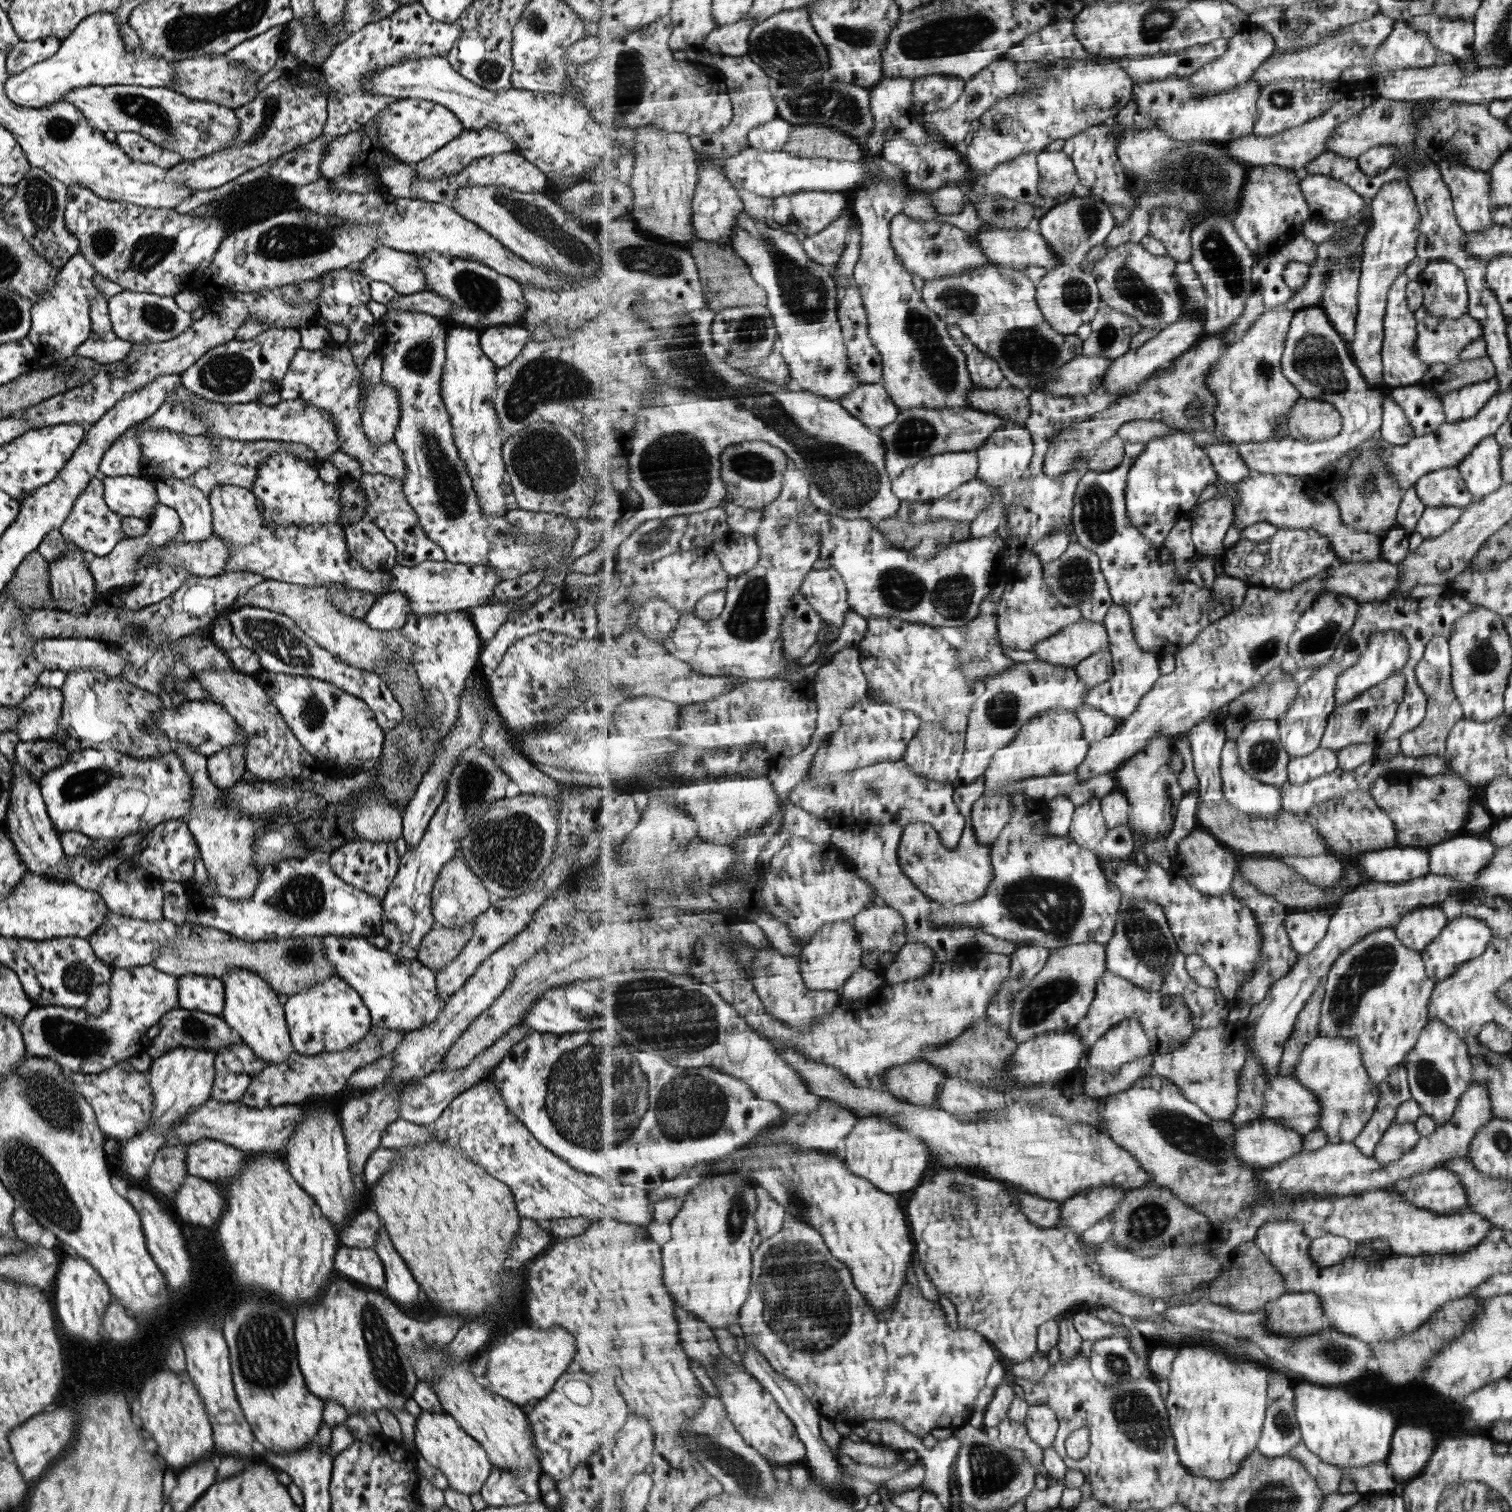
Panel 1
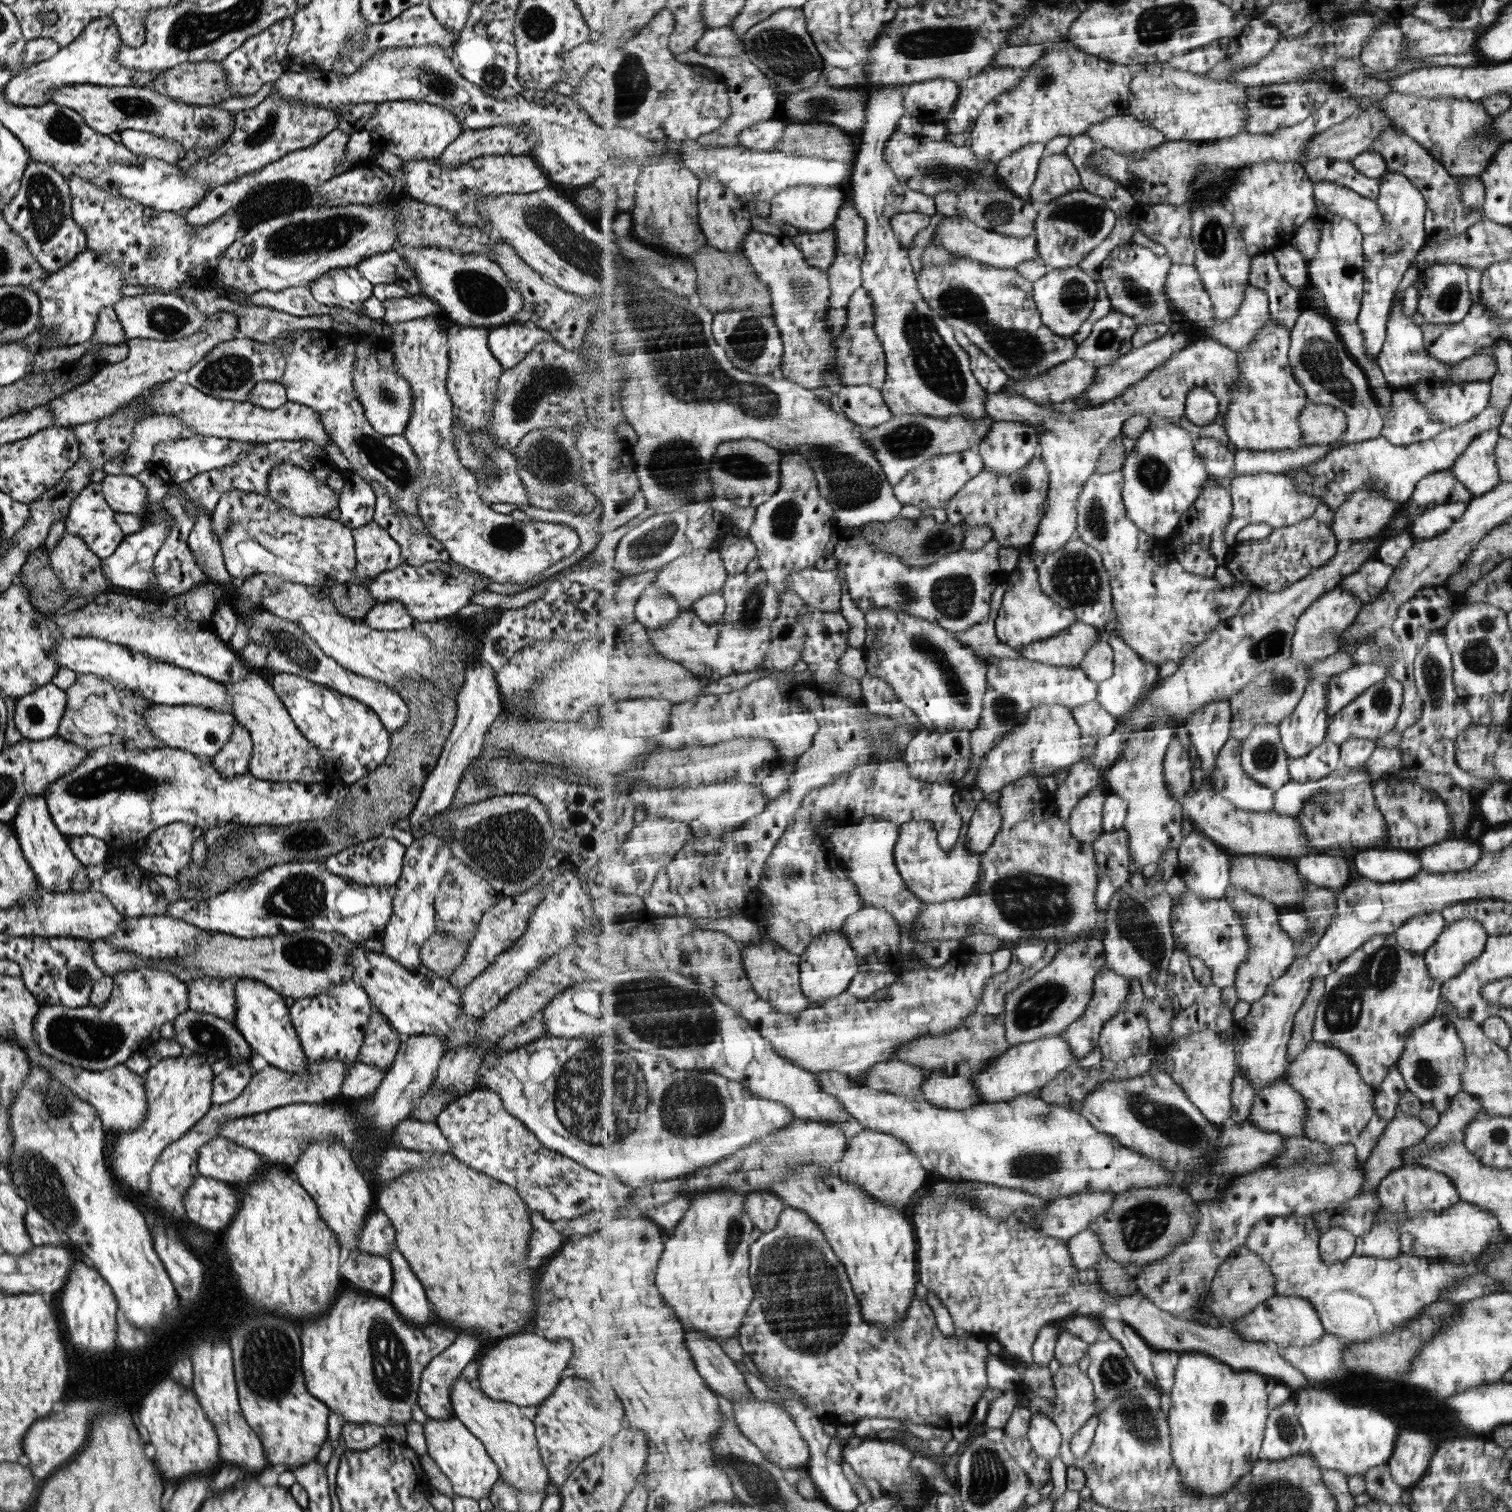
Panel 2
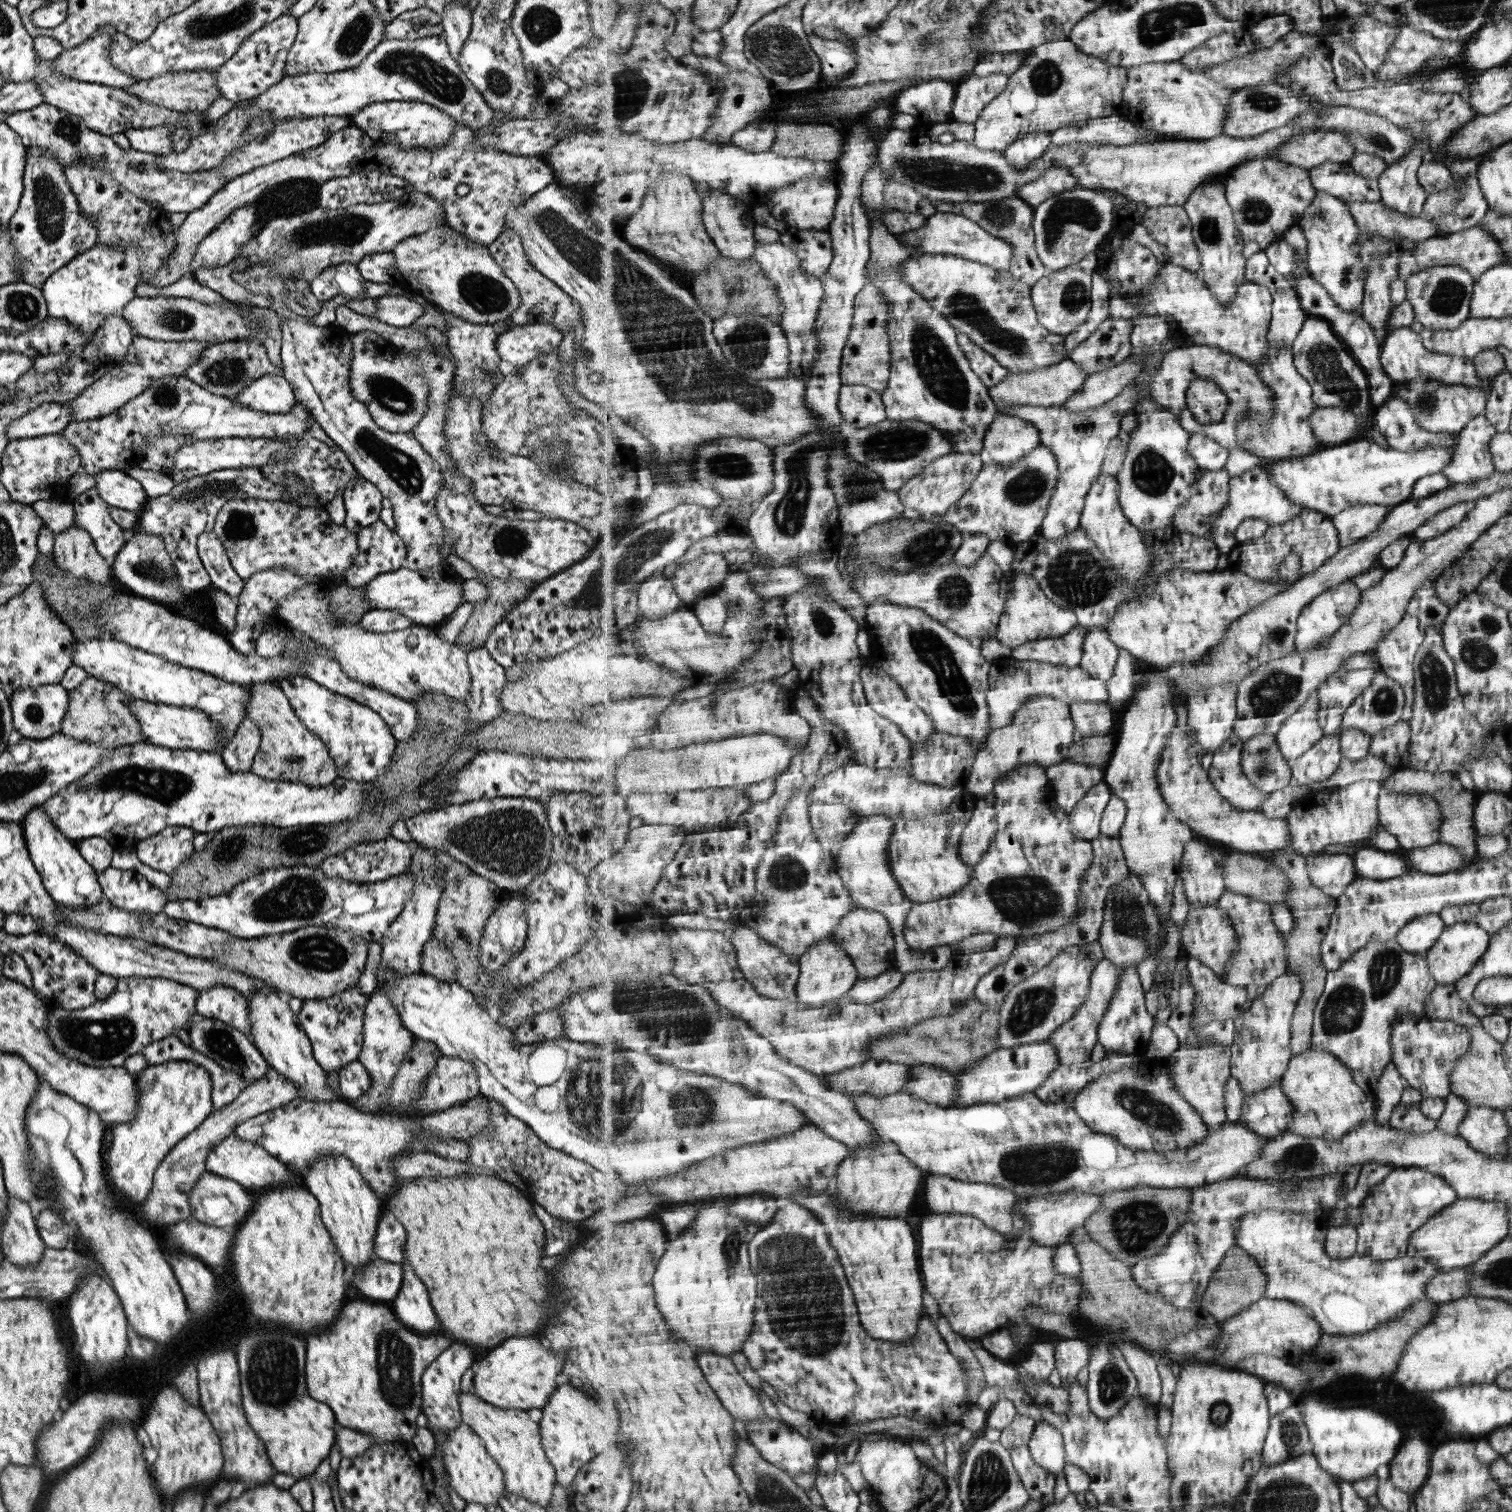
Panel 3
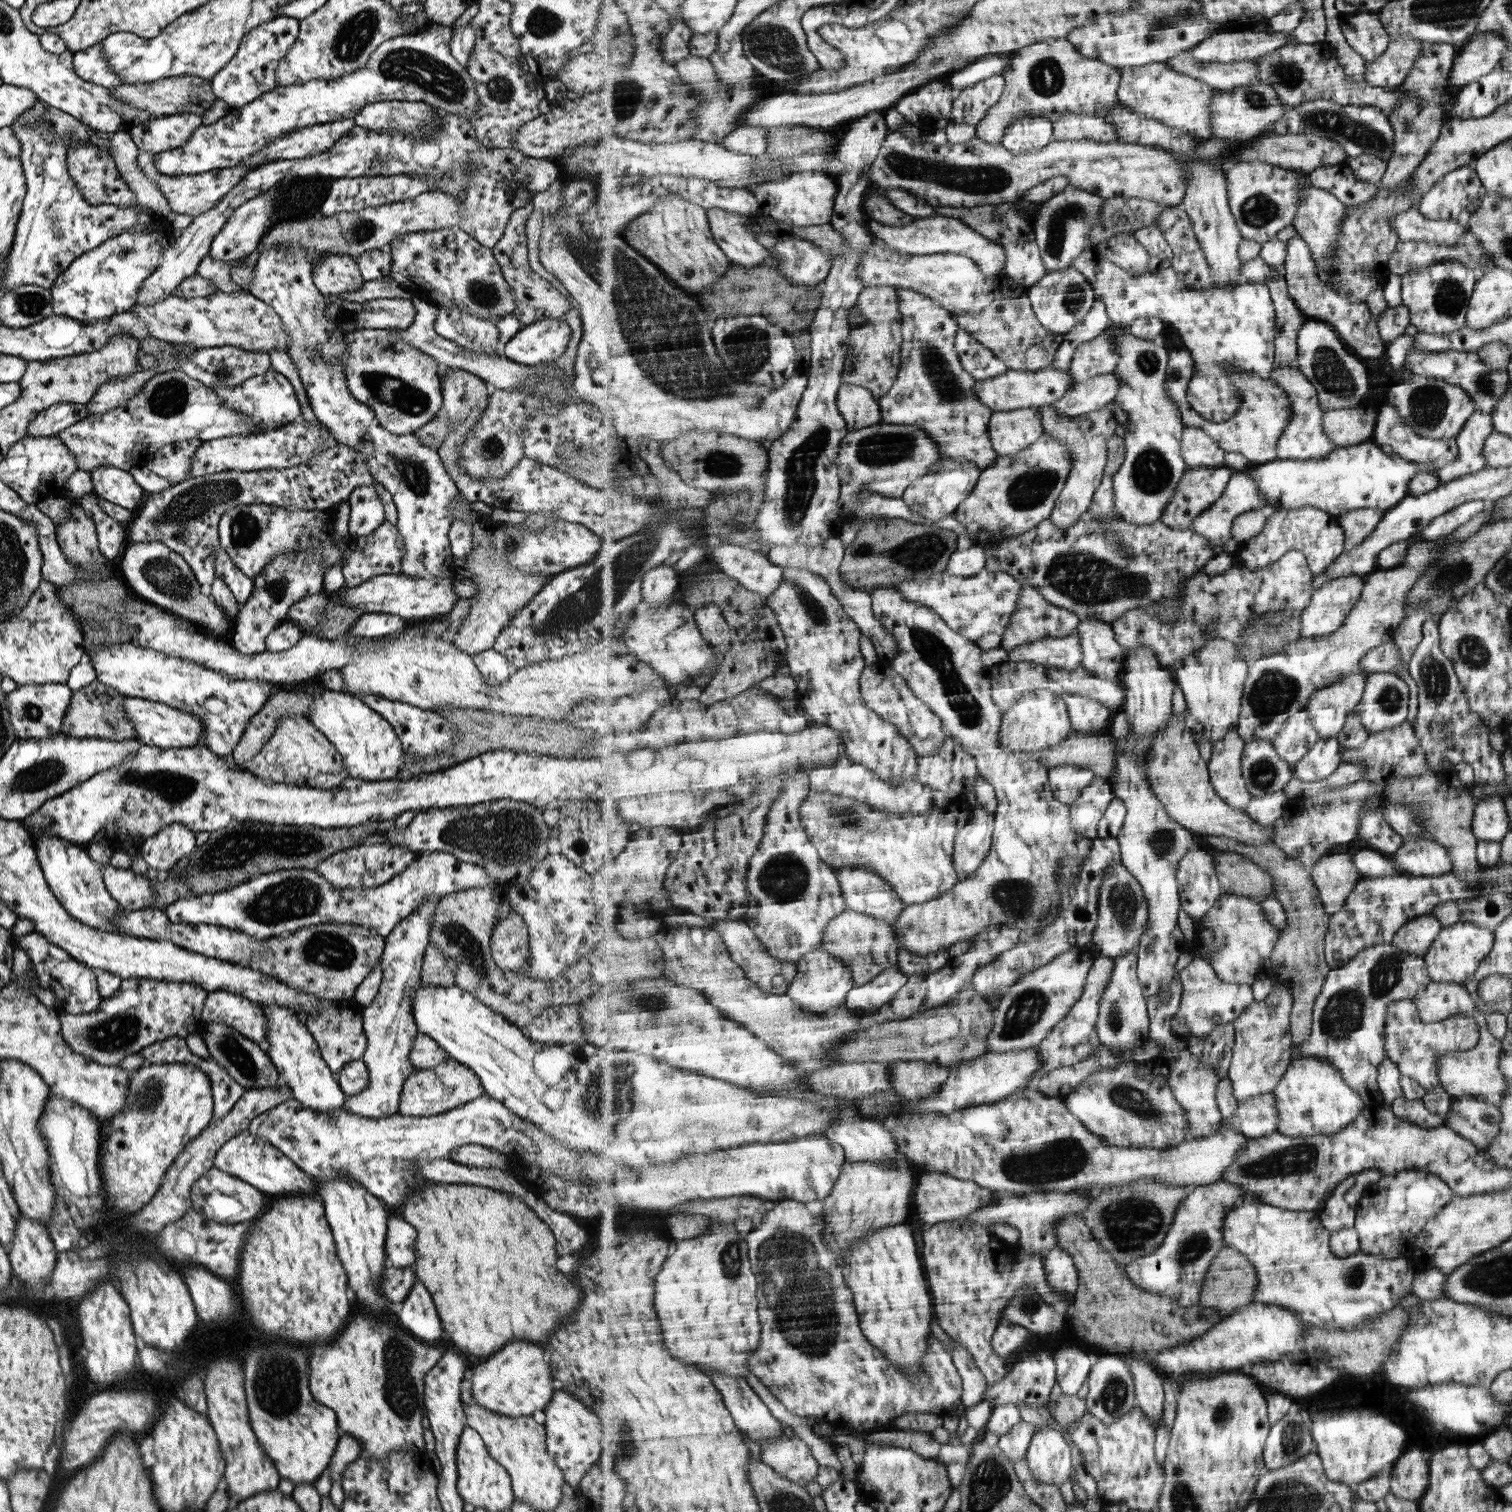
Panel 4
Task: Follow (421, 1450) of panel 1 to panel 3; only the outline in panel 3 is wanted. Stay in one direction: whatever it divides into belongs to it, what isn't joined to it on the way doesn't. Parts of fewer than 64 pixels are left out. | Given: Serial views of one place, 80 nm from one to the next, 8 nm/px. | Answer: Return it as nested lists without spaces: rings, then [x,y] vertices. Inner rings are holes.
[[[461,1422],[455,1430],[447,1432],[441,1444],[441,1451],[443,1451],[443,1467],[449,1476],[449,1484],[465,1503],[473,1502],[483,1506],[497,1505],[499,1498],[503,1498],[505,1494],[503,1472],[495,1460],[487,1455],[481,1440],[465,1423]]]

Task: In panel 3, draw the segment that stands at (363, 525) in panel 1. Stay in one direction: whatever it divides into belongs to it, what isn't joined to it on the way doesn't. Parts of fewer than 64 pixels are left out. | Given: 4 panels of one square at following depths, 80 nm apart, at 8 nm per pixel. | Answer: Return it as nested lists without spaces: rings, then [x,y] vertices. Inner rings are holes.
[[[380,520],[356,534],[357,555],[344,572],[341,584],[363,587],[378,574],[392,573],[403,566],[406,548],[401,538]]]

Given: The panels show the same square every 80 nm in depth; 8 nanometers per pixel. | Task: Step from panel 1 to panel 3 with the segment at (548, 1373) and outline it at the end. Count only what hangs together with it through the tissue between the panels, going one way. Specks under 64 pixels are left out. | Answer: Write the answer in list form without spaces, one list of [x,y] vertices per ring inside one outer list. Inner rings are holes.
[[[509,1338],[493,1347],[493,1350],[473,1366],[471,1392],[481,1400],[500,1409],[529,1410],[543,1408],[551,1392],[555,1390],[555,1376],[563,1366],[563,1356],[545,1350],[539,1340]]]

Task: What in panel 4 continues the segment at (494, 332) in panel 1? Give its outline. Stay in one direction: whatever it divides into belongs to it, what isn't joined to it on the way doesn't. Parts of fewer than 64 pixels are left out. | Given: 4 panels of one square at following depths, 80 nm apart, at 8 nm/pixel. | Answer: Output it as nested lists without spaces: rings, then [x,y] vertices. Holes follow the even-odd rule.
[[[545,318],[520,328],[499,347],[505,358],[520,365],[555,361],[569,342],[569,326],[566,319]]]

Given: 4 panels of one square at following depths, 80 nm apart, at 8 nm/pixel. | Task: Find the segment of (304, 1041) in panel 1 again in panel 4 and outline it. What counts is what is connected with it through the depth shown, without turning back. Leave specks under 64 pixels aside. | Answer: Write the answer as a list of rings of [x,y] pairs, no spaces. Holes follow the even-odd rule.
[[[353,997],[347,999],[335,999],[323,1002],[319,1006],[317,1014],[309,1014],[305,1020],[304,1027],[317,1043],[321,1060],[327,1065],[328,1070],[334,1074],[338,1073],[347,1062],[362,1058],[366,1047],[366,1038],[362,1032],[362,1010]]]

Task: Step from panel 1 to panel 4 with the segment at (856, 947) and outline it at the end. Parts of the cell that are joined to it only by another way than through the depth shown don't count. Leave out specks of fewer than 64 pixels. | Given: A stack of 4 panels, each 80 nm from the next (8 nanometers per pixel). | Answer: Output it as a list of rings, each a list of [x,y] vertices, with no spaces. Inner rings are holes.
[[[817,949],[798,962],[797,977],[793,979],[793,985],[787,993],[787,997],[795,998],[802,1006],[803,1012],[827,1014],[831,1010],[839,1010],[840,1006],[845,1005],[849,992],[854,987],[853,972],[827,950]]]

